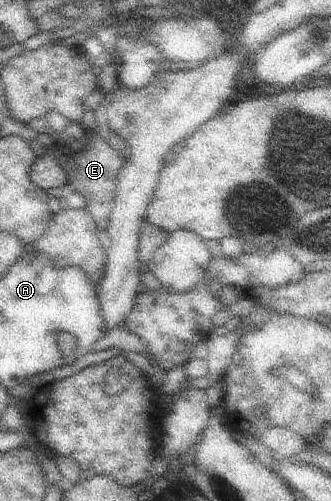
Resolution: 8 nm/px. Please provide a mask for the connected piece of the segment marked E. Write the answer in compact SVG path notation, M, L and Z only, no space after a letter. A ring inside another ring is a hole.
M85 128L85 135L80 141L62 141L53 137L54 143L45 148L46 153L52 154L67 173L68 189L74 189L87 199L86 209L94 218L98 230L109 229L109 223L115 206L118 191L118 176L126 163L126 159L116 149L112 148L98 133L97 128Z

